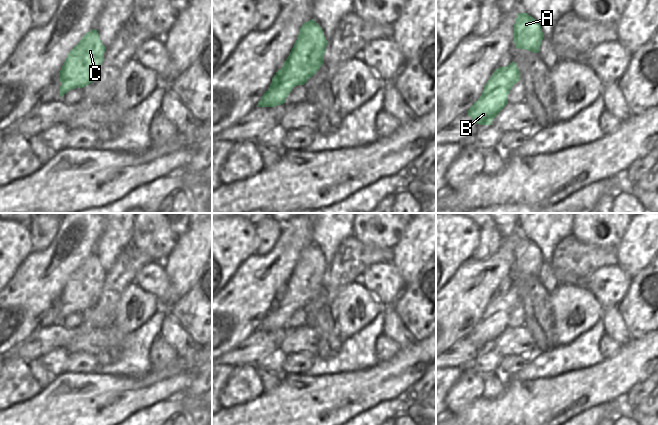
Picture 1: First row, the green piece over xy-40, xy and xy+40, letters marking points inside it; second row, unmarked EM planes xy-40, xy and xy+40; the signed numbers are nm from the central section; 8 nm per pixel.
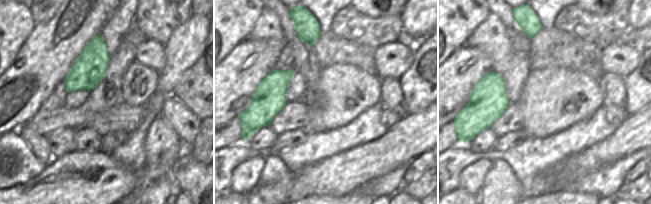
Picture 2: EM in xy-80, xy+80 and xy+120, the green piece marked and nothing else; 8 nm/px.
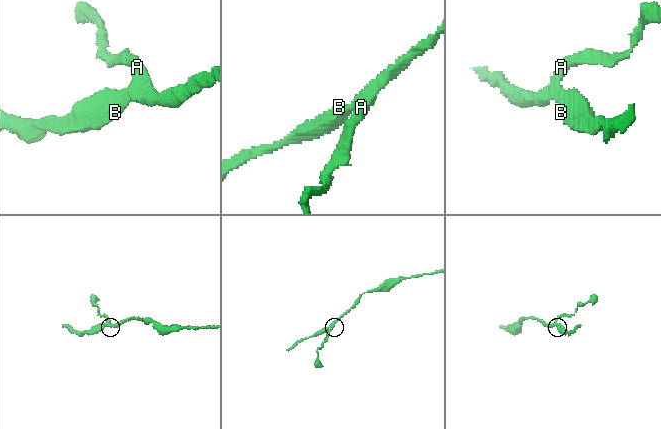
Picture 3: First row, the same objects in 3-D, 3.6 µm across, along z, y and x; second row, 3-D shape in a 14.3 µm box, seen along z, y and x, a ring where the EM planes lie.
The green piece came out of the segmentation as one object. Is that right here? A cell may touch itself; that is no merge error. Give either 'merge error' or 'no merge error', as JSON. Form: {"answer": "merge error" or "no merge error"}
{"answer": "no merge error"}

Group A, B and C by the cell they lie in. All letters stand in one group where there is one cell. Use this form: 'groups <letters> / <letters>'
groups A B C

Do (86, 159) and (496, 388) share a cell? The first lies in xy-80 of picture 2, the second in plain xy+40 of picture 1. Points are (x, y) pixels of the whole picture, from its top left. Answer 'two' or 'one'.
two

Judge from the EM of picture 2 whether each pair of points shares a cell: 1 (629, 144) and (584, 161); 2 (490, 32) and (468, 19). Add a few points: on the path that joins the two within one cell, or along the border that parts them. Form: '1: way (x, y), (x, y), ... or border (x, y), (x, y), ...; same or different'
1: way (618, 145), (595, 157); same
2: border (490, 12), (465, 43); different

